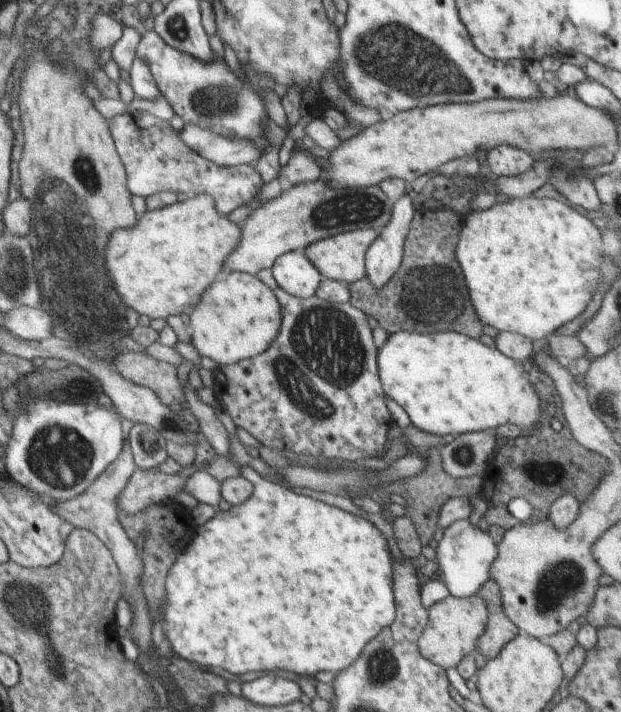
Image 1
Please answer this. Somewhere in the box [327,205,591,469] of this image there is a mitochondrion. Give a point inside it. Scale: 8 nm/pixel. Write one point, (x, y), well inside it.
(432, 296)

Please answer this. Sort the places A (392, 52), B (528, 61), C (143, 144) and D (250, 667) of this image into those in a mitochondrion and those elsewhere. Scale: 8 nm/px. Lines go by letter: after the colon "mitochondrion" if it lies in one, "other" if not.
A: mitochondrion
B: other
C: mitochondrion
D: other

